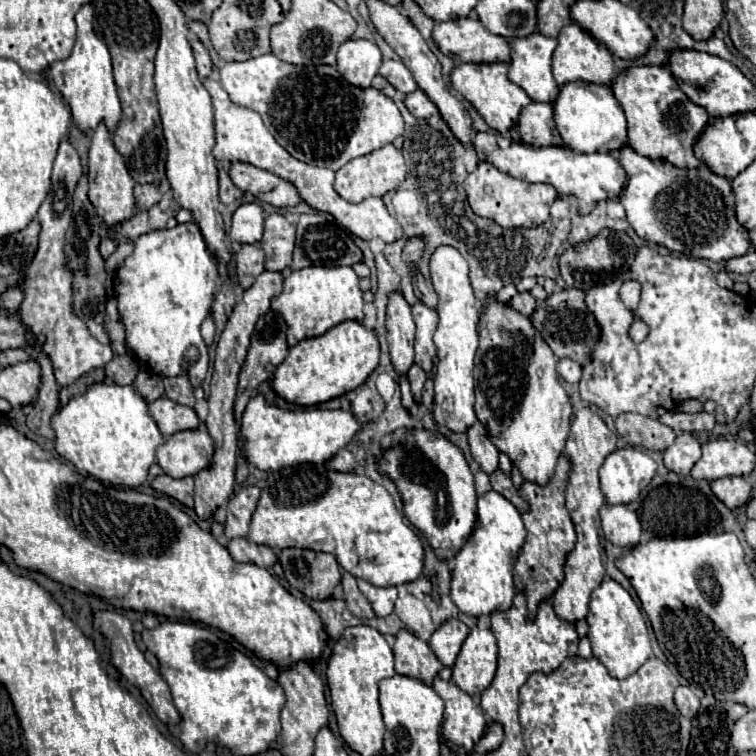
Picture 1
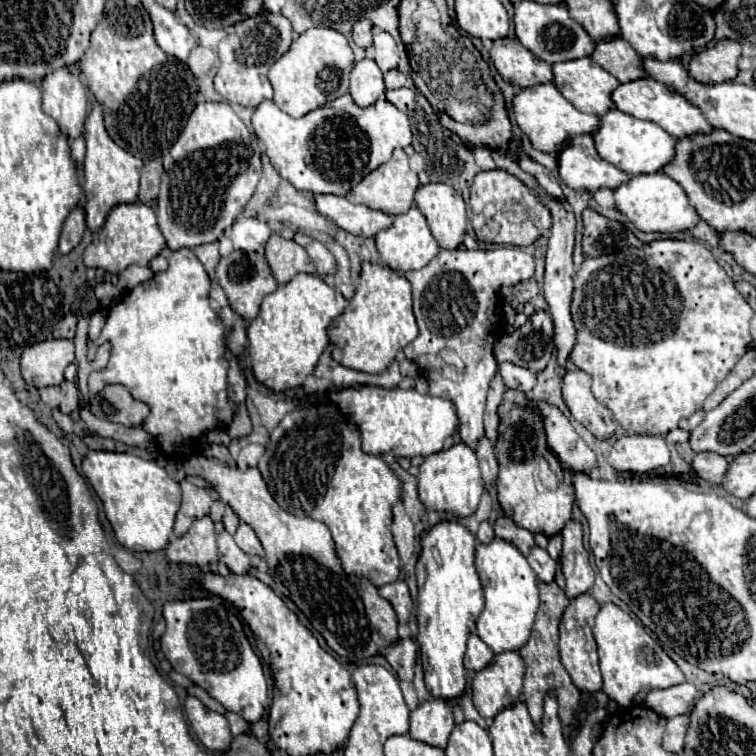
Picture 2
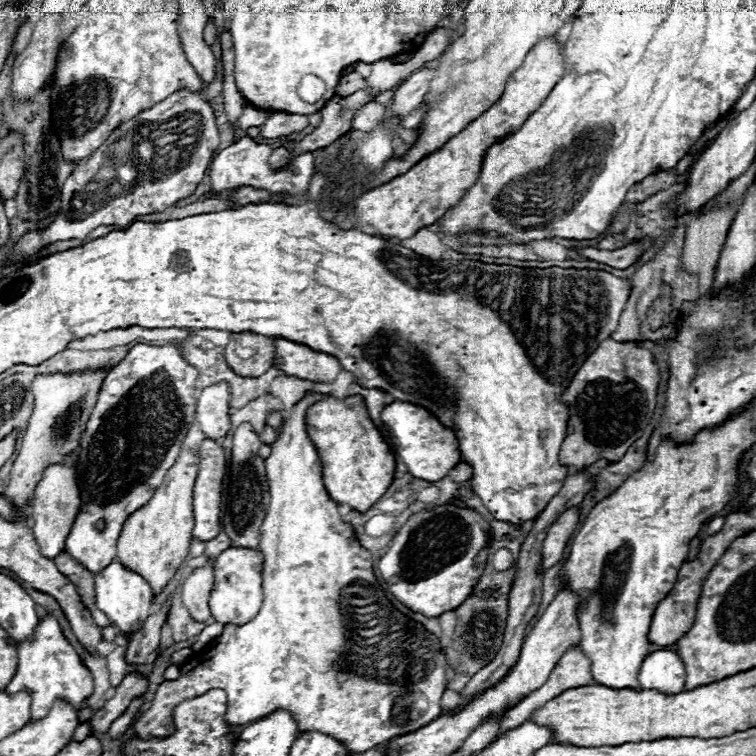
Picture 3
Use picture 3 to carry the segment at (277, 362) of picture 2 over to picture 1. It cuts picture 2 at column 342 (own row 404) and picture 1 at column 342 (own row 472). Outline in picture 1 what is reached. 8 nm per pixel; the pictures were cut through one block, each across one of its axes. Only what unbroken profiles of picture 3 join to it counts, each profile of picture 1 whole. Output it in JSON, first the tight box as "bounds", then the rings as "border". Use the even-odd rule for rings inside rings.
{"bounds":[272,266,364,346],"border":[[[308,266],[294,270],[284,280],[284,292],[274,298],[272,310],[280,312],[288,324],[288,346],[306,338],[322,336],[332,326],[344,320],[364,320],[364,300],[358,286],[358,276],[350,266]]]}

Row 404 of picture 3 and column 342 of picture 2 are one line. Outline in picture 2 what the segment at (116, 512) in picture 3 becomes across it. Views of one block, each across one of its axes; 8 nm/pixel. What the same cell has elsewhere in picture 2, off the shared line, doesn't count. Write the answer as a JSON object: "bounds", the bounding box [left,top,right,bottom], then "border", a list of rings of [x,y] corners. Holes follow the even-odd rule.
{"bounds":[252,94,412,196],"border":[[[344,94],[336,100],[326,102],[320,108],[304,114],[302,118],[288,116],[286,112],[282,112],[276,106],[274,100],[264,100],[256,106],[256,110],[252,114],[252,126],[254,126],[258,140],[264,144],[264,150],[266,150],[272,166],[278,170],[278,174],[284,180],[292,182],[300,192],[314,192],[314,194],[344,196],[366,174],[376,170],[380,164],[388,162],[396,148],[406,148],[412,142],[408,116],[404,112],[400,112],[394,104],[390,104],[386,100],[386,96],[380,96],[368,108],[360,108],[358,104],[354,104],[350,94]]]}

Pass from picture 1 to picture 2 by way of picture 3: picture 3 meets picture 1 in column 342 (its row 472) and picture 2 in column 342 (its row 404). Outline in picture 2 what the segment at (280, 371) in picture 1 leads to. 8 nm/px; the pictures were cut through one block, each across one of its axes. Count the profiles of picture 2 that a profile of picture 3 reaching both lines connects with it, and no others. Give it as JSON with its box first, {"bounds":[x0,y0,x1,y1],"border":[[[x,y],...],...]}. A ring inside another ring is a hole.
{"bounds":[328,262,418,374],"border":[[[366,262],[360,272],[356,294],[344,312],[328,326],[332,358],[346,368],[380,374],[392,364],[396,352],[408,346],[416,336],[418,326],[412,312],[410,282],[390,268]]]}

